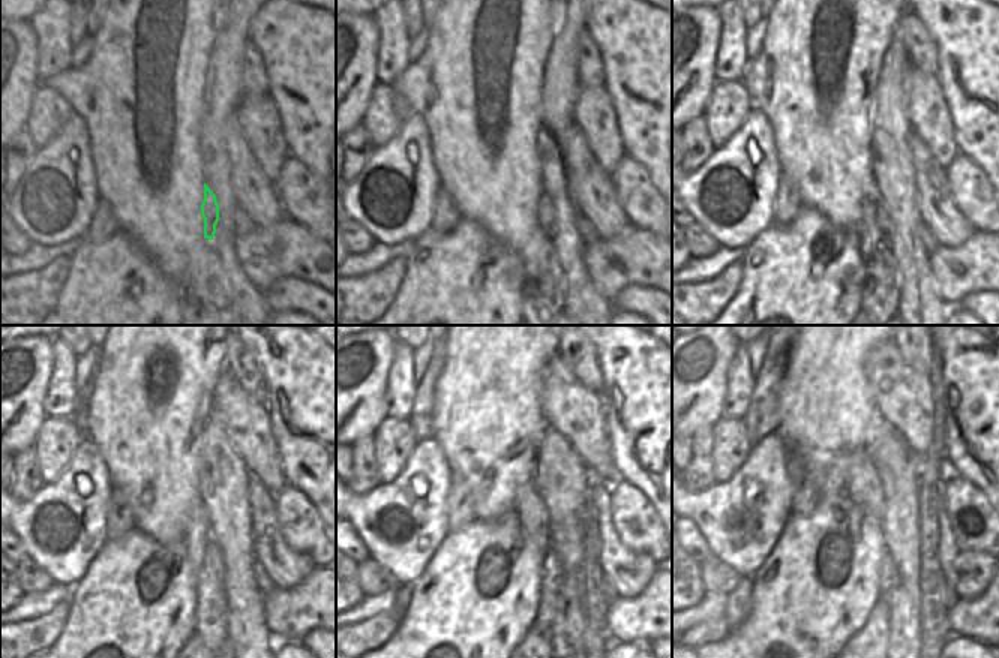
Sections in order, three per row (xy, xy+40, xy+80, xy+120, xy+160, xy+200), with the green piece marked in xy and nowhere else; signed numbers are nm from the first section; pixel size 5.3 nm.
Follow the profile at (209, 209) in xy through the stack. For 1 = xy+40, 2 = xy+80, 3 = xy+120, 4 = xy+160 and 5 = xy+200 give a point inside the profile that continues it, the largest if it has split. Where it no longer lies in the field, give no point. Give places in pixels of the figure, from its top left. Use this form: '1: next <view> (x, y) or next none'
1: next xy+40 (545, 215)
2: next xy+80 (882, 216)
3: next xy+120 (213, 553)
4: next xy+160 (551, 562)
5: next xy+200 (887, 568)

